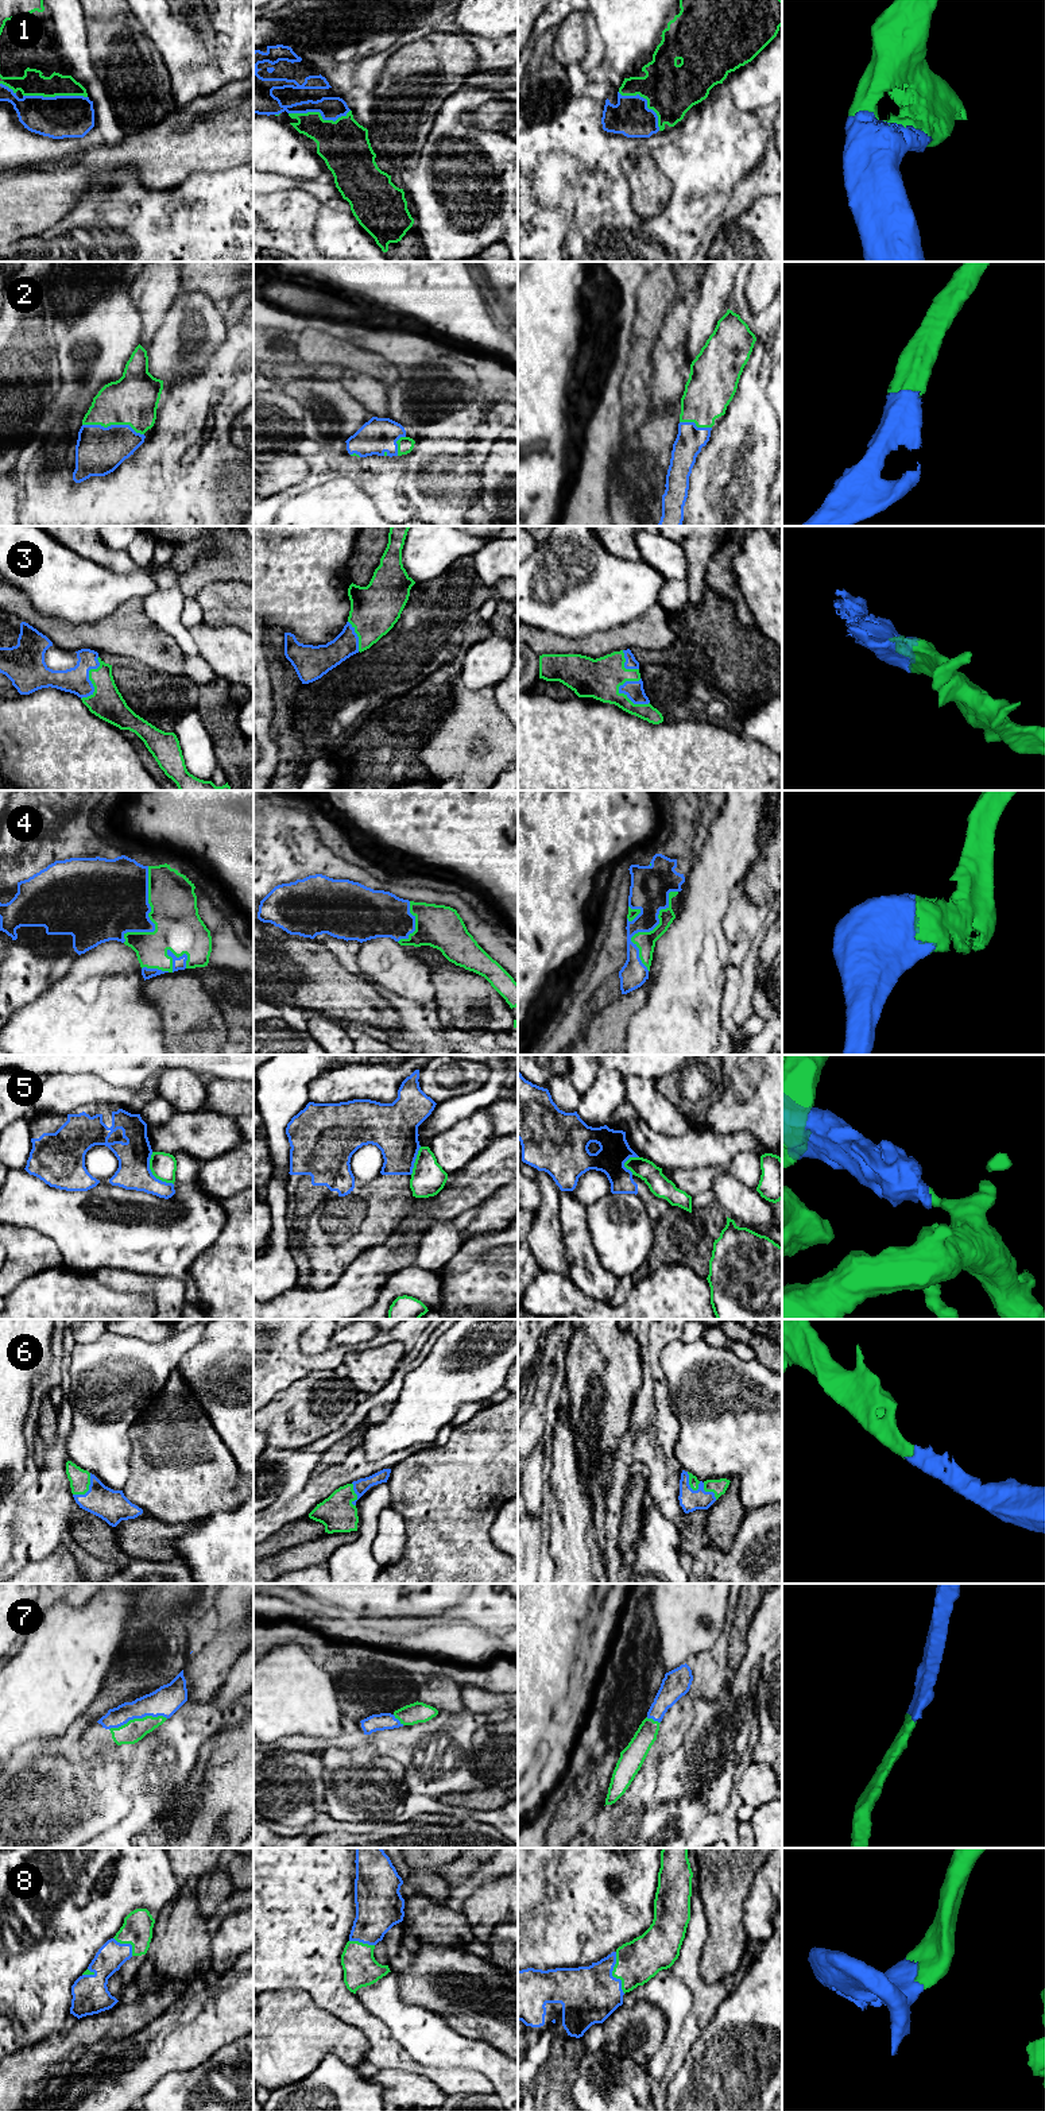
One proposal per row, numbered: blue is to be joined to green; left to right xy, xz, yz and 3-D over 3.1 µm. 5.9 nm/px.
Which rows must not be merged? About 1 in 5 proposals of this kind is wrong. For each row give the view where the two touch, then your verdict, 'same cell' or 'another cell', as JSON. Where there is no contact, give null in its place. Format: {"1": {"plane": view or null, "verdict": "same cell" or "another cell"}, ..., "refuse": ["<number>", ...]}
{"1": {"plane": "xz", "verdict": "same cell"}, "2": {"plane": "xy", "verdict": "same cell"}, "3": {"plane": "yz", "verdict": "same cell"}, "4": {"plane": "yz", "verdict": "same cell"}, "5": {"plane": "xy", "verdict": "another cell"}, "6": {"plane": "xy", "verdict": "same cell"}, "7": {"plane": "xy", "verdict": "same cell"}, "8": {"plane": "yz", "verdict": "same cell"}, "refuse": ["5"]}

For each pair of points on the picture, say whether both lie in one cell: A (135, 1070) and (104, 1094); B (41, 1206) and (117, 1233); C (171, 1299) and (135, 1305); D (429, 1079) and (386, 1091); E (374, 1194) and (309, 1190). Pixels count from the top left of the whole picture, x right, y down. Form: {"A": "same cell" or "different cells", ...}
{"A": "different cells", "B": "same cell", "C": "different cells", "D": "different cells", "E": "same cell"}

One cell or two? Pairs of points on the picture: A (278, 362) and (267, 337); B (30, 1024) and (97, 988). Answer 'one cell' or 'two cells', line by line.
A: one cell
B: one cell

